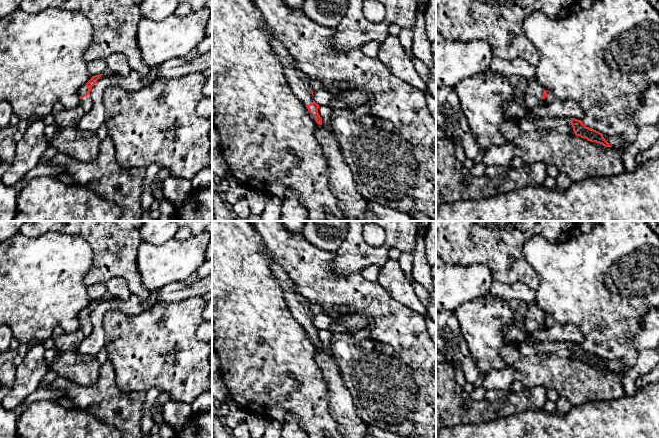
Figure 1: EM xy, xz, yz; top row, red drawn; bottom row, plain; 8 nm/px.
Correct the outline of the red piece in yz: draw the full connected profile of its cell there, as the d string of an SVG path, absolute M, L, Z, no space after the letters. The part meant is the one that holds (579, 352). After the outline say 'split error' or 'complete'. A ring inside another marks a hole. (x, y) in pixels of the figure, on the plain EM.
M575 342L571 343L571 349L573 351L573 355L576 360L580 360L581 362L585 362L588 365L599 367L605 371L612 371L603 361L603 358L591 353L589 351L586 351L581 344L577 344Z; complete

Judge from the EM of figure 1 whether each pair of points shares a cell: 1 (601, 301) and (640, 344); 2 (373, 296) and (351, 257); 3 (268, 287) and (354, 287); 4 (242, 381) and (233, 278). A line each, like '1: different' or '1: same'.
1: different
2: different
3: different
4: same

